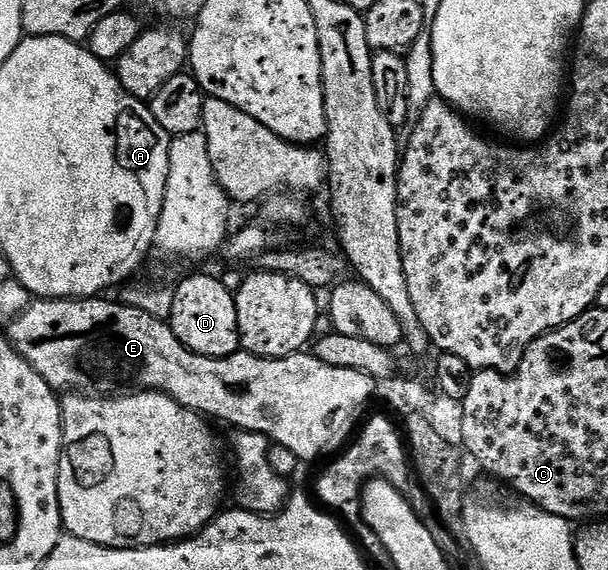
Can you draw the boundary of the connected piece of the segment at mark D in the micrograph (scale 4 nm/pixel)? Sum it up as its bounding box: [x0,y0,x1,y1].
[168,276,239,360]

